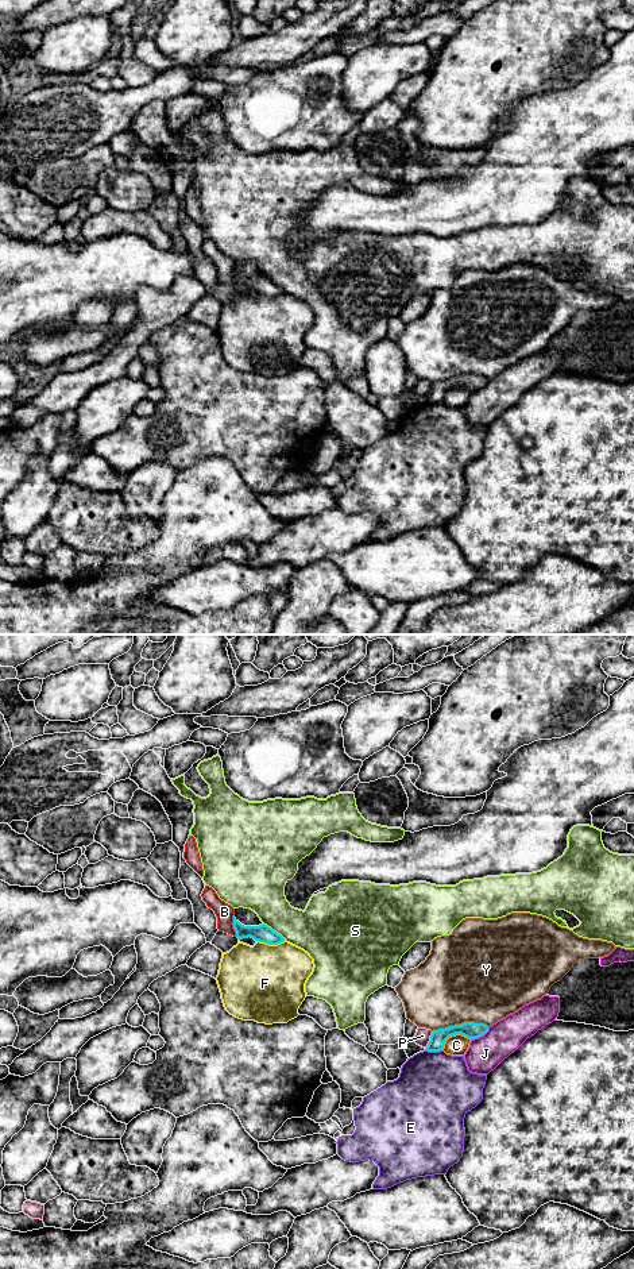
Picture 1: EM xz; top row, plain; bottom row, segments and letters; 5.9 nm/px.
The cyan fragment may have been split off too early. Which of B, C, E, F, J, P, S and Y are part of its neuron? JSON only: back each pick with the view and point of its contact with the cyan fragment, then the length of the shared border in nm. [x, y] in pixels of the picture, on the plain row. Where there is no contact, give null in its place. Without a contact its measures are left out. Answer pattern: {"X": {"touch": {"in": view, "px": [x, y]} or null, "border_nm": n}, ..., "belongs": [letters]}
{"belongs": []}

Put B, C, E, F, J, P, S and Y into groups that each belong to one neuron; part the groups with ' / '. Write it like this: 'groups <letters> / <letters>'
groups B / C / E / F / J / P / S / Y

